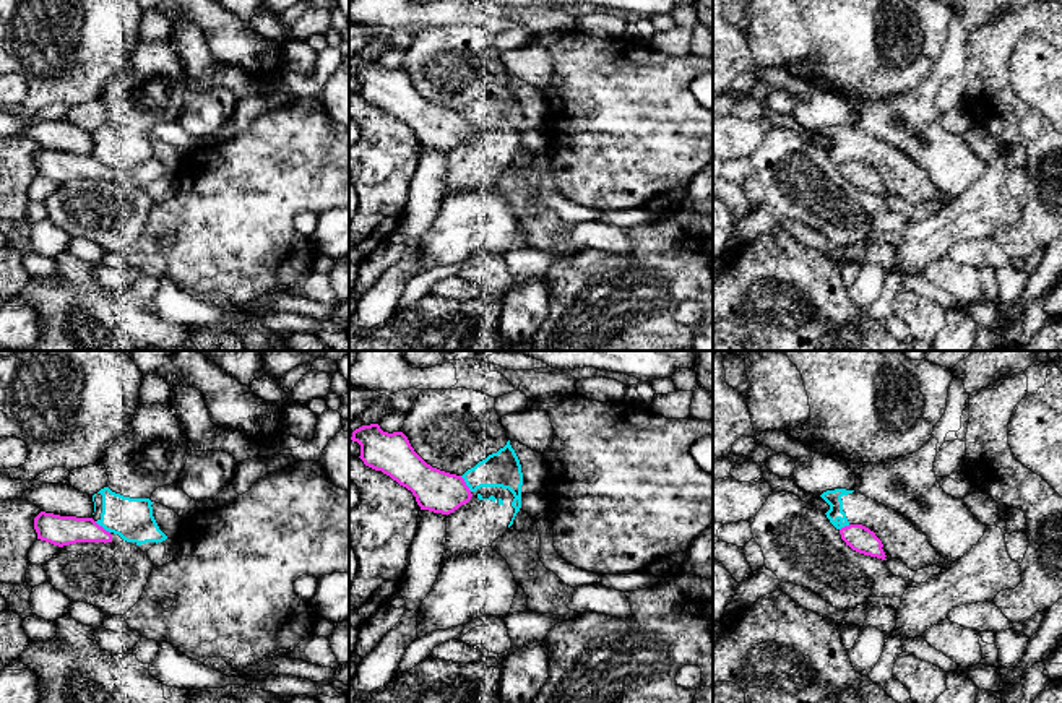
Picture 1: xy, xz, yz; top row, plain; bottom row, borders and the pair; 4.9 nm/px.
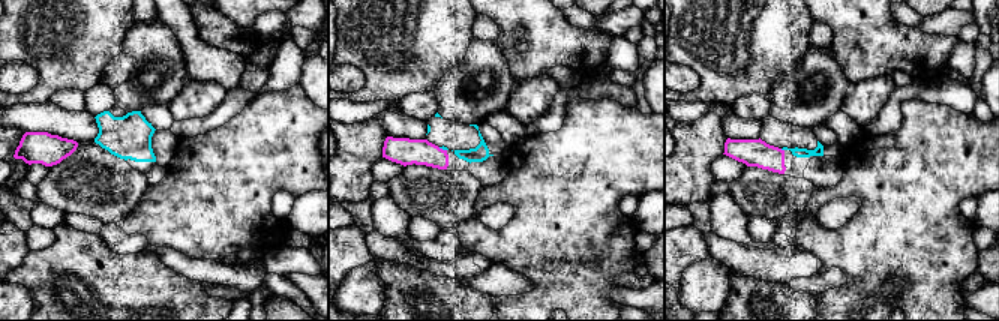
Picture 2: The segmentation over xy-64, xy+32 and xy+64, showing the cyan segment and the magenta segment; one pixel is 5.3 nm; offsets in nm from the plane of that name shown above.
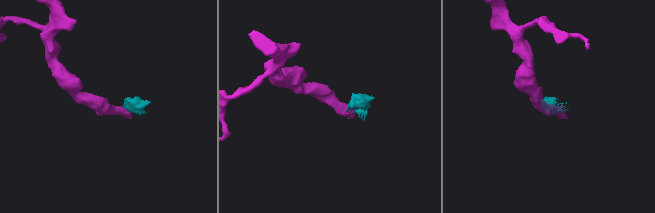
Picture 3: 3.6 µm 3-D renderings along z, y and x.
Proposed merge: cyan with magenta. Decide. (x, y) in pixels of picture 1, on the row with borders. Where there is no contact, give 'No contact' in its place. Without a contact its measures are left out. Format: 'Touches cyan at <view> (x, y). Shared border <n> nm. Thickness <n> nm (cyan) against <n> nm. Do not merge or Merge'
Touches cyan at xz (466, 484). Shared border 100 nm. Thickness 180 nm (cyan) against 200 nm. Do not merge

